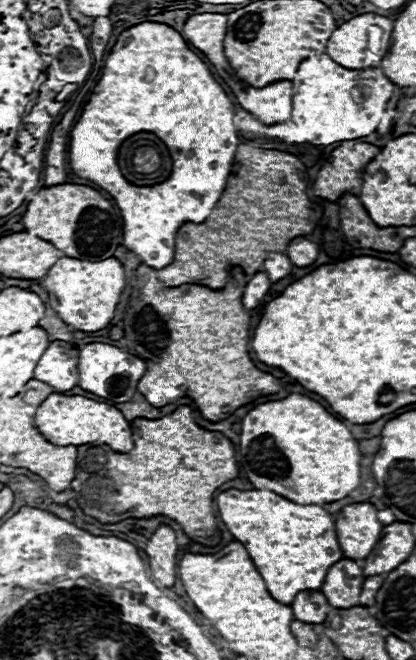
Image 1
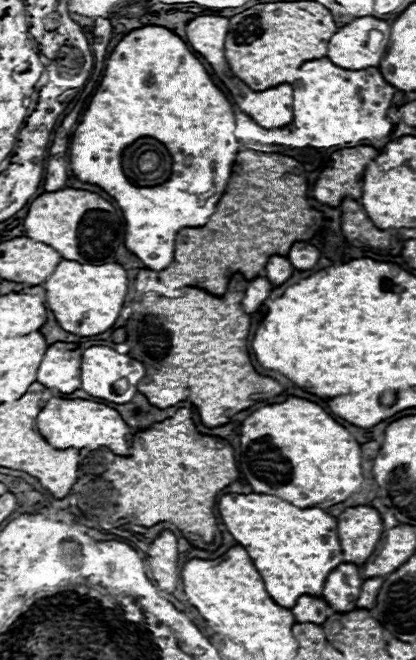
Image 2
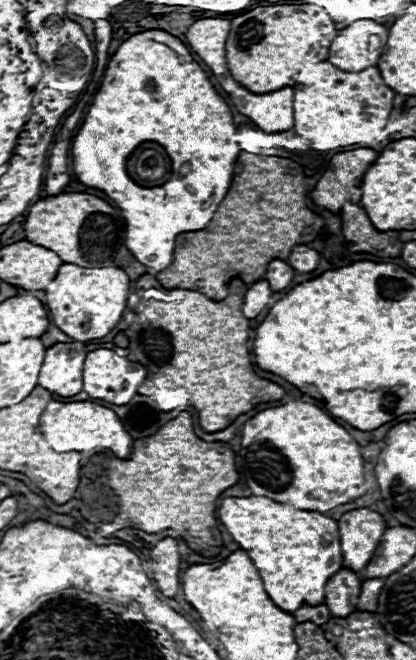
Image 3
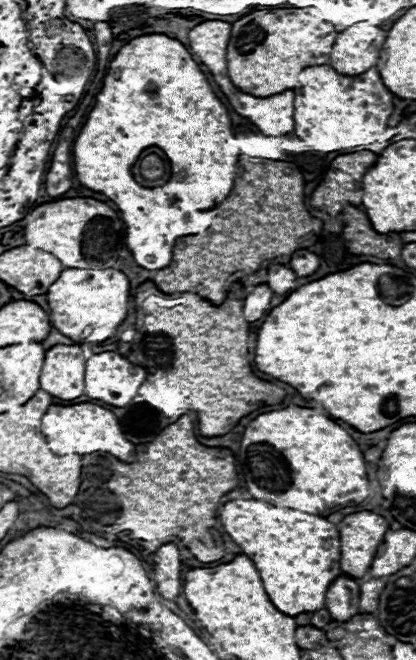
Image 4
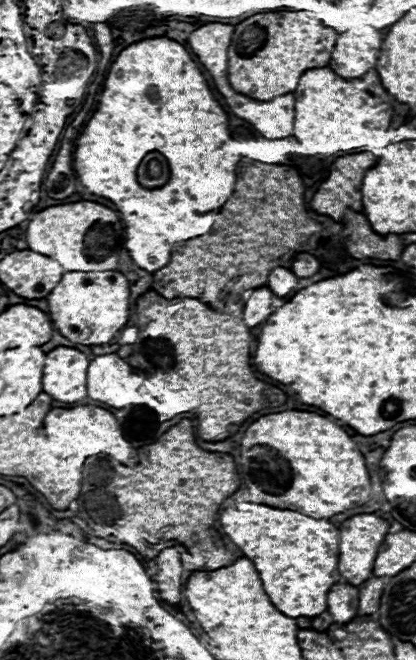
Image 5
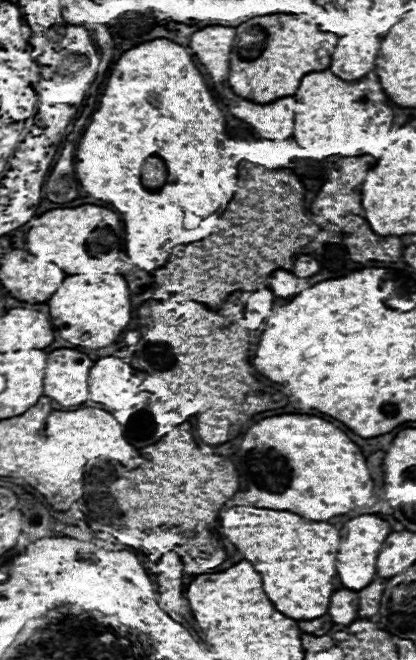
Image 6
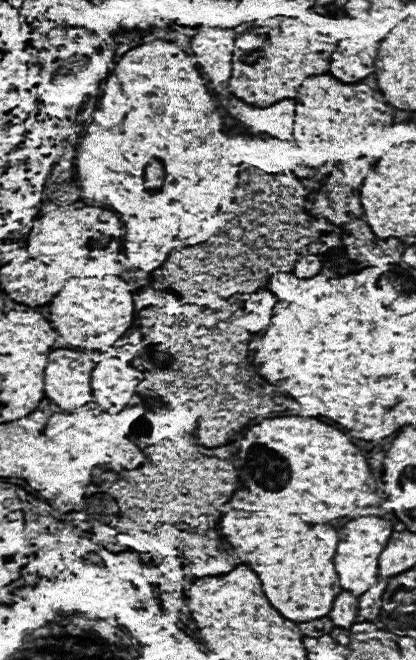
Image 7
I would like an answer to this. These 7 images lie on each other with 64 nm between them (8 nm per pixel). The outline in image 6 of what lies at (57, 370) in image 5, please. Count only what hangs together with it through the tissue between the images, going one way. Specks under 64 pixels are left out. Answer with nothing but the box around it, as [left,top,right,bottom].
[44,348,92,406]

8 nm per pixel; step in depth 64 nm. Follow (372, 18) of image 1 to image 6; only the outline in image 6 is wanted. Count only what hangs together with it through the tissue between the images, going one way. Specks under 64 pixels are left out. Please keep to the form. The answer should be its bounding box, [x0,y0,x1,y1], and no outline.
[330,34,380,80]

